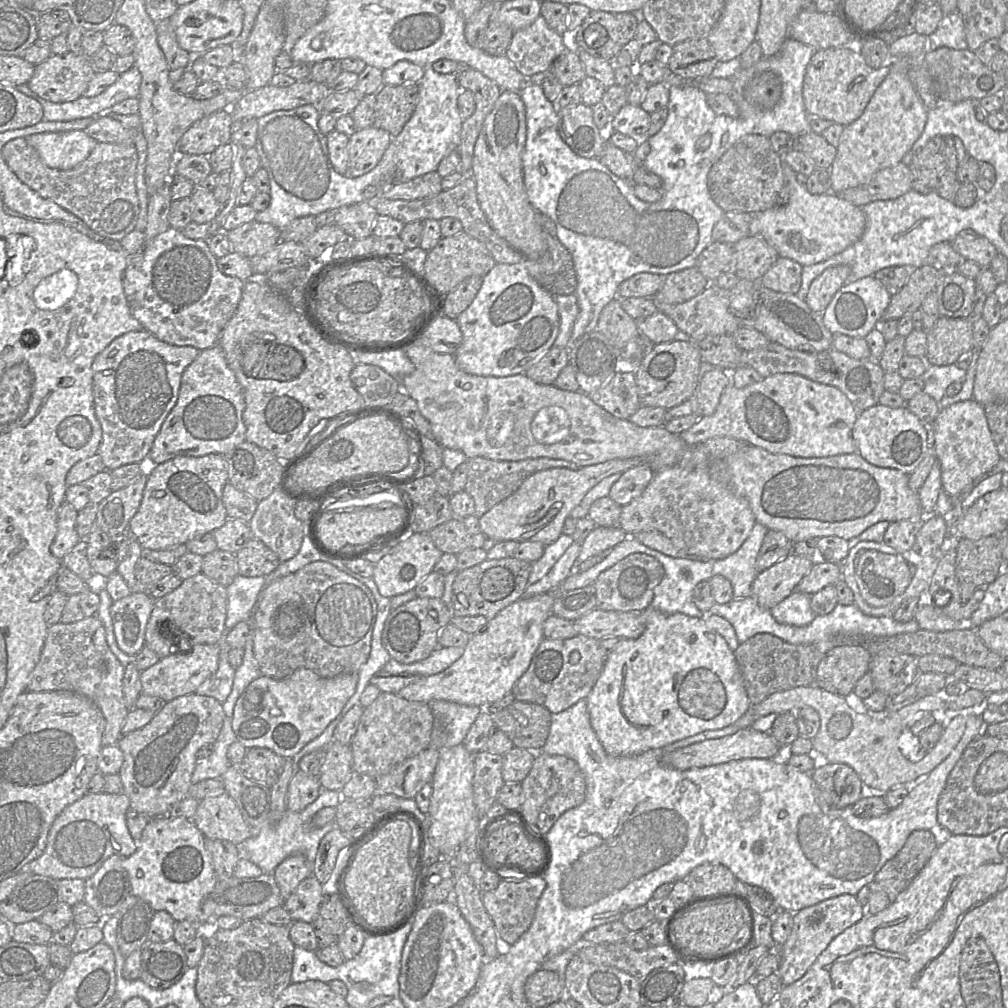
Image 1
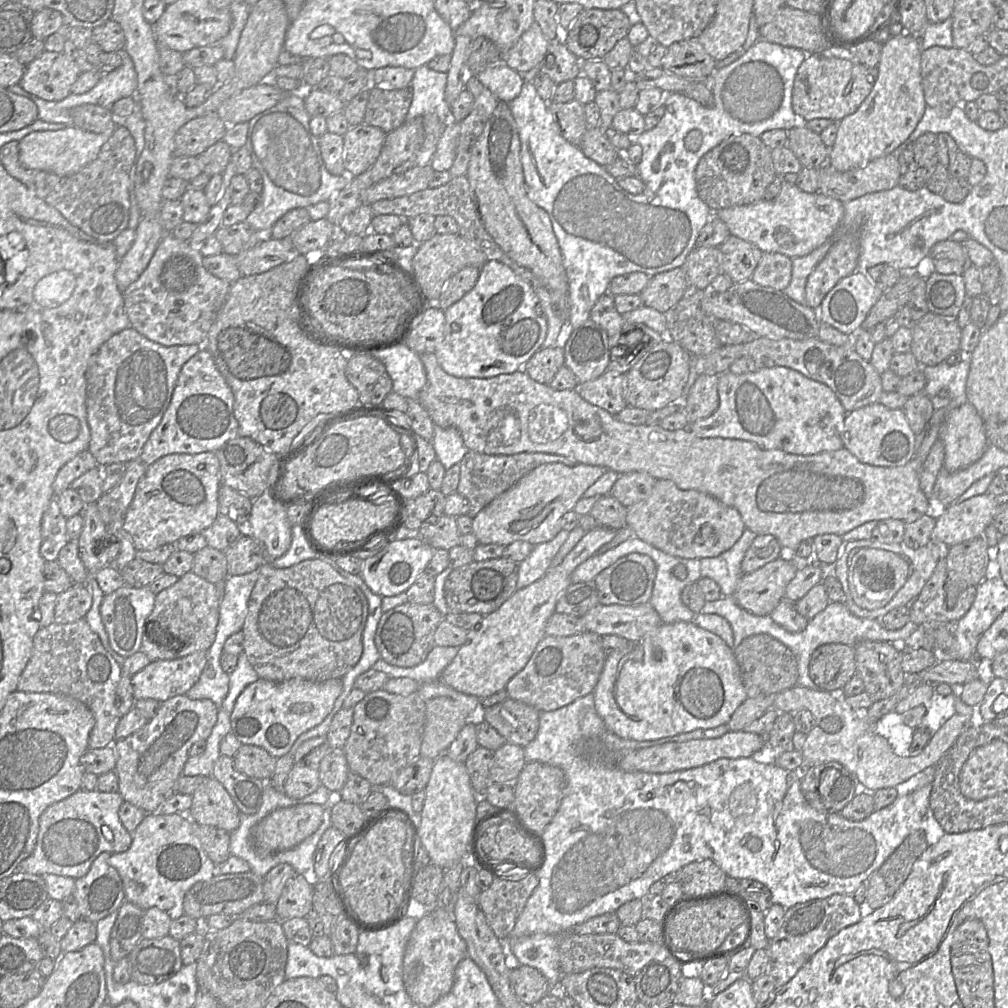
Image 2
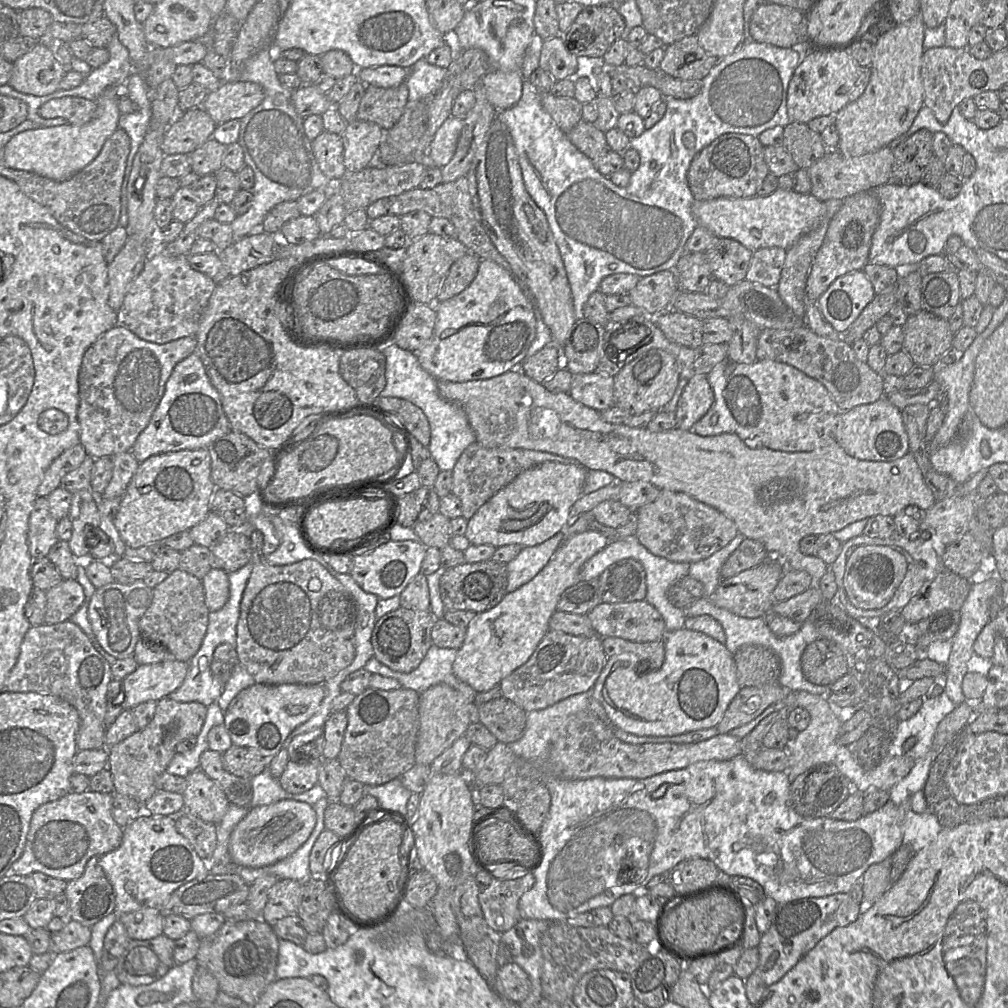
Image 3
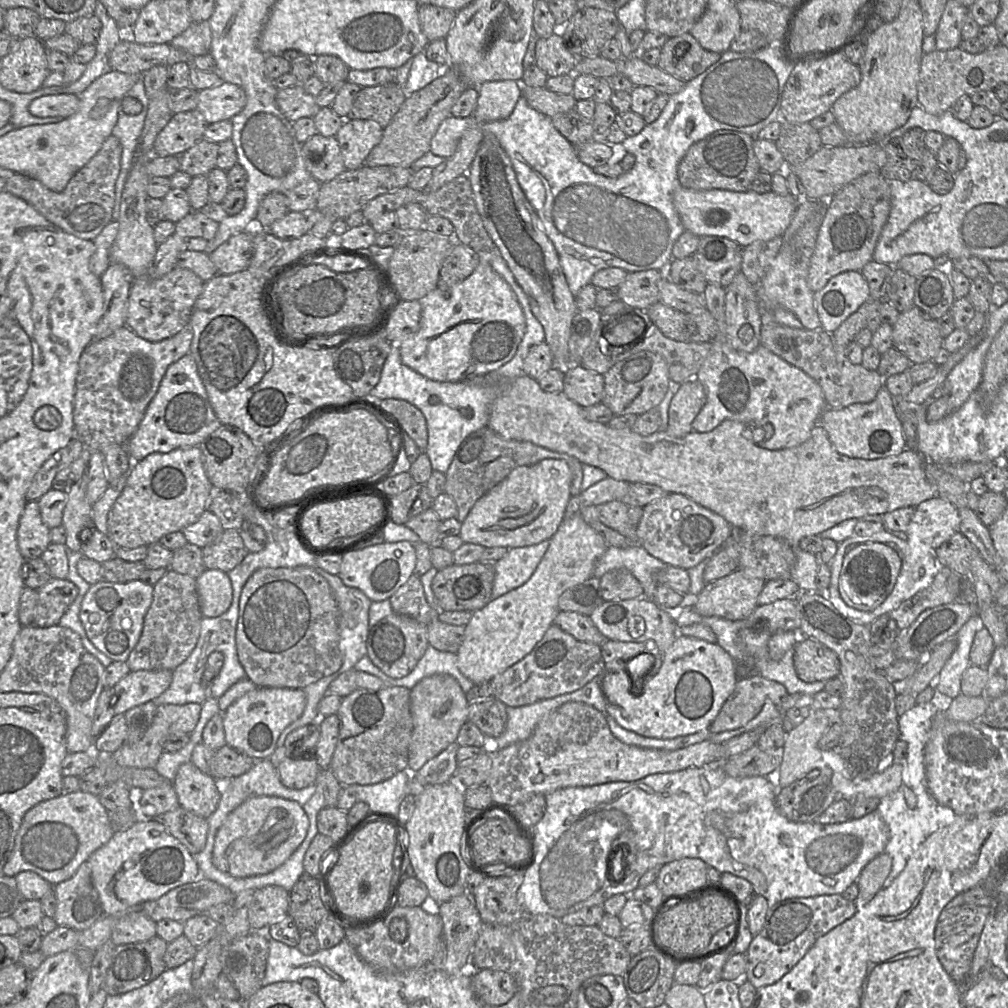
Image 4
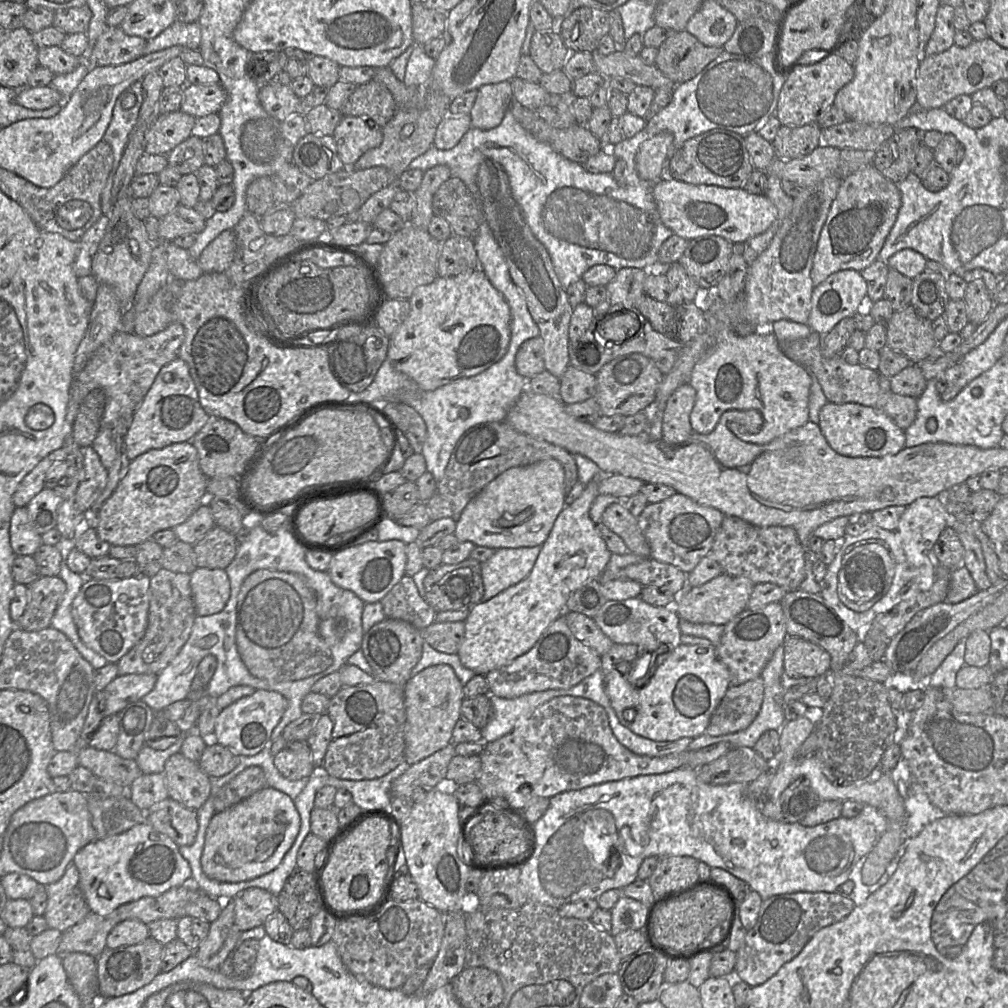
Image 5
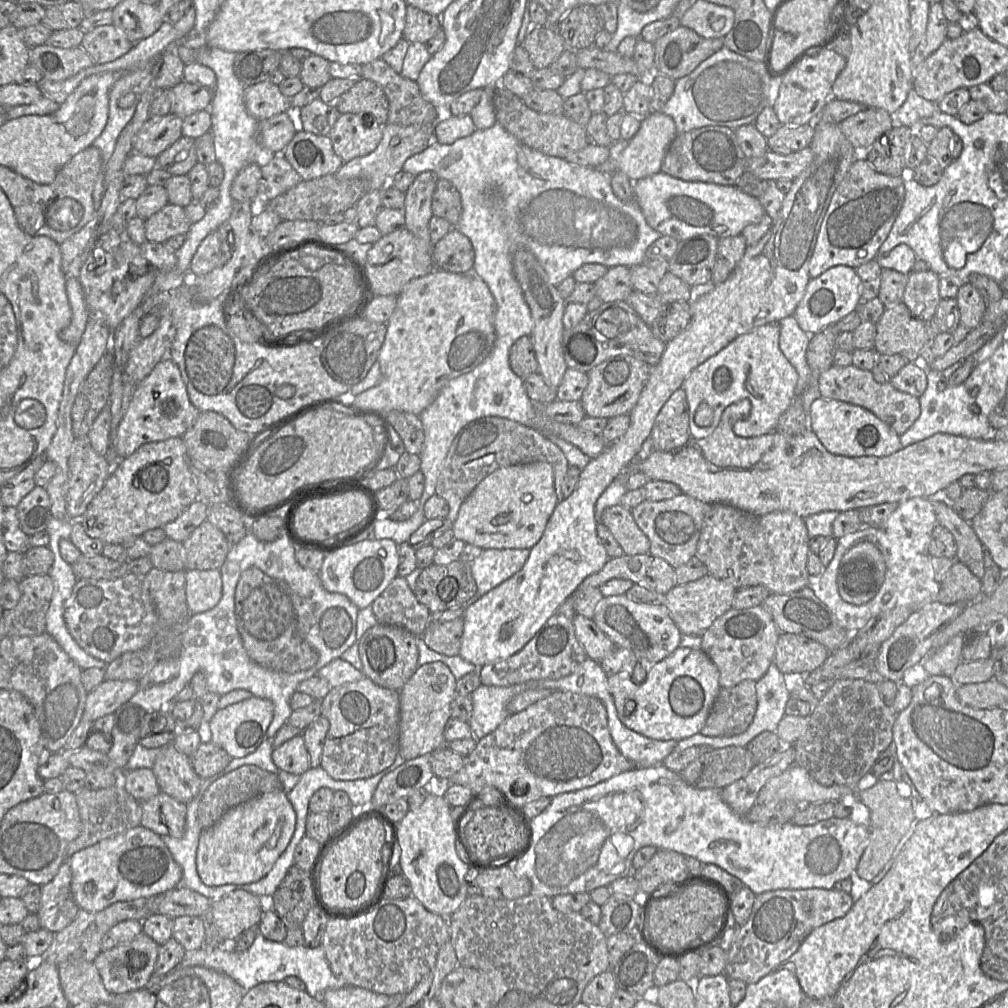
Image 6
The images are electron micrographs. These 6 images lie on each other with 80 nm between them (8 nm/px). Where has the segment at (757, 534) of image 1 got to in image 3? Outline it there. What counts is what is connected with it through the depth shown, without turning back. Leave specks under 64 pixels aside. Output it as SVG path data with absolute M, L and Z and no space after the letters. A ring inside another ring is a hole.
M737 534L726 546L713 553L711 556L690 563L689 575L697 579L703 584L704 596L710 597L716 590L722 577L720 575L721 568L728 557L739 547L745 537Z

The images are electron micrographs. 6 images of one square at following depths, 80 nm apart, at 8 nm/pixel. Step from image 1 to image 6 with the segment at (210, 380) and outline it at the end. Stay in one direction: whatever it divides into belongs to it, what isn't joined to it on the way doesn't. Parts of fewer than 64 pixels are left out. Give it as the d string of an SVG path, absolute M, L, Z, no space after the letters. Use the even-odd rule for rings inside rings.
M164 358L135 387L127 412L117 430L116 454L119 459L124 459L145 443L182 437L200 413L189 399L178 365L171 358Z

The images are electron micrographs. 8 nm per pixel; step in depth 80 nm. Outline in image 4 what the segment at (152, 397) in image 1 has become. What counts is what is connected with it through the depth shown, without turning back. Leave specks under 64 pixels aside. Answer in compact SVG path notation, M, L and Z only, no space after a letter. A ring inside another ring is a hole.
M187 325L170 338L150 342L124 326L103 339L92 341L84 349L78 362L73 421L75 437L83 443L85 449L93 452L102 451L110 445L125 446L142 421L168 367L189 353L193 337L192 327Z

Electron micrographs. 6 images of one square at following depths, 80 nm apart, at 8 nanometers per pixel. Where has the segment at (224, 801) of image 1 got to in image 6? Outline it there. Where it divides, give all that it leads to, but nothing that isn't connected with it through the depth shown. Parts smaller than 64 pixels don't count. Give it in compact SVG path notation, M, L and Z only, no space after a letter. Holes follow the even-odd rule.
M168 744L159 748L152 772L159 788L171 798L188 804L201 795L201 781L190 759Z

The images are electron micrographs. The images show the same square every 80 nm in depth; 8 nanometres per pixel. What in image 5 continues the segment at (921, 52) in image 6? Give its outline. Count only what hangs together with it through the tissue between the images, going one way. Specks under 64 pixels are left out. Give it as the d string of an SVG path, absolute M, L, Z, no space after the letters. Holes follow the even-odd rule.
M949 5L939 6L934 30L924 48L925 56L939 54L954 45L956 30L953 26L953 16L953 7Z

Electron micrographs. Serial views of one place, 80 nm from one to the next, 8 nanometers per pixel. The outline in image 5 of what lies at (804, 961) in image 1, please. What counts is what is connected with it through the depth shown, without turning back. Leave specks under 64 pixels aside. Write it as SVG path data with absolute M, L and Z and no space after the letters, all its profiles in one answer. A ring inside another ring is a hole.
M798 892L775 895L764 899L758 919L753 928L746 932L744 941L736 952L736 965L733 976L736 981L743 981L750 987L765 983L787 962L795 958L808 941L822 928L832 925L847 917L855 908L853 900L838 892Z

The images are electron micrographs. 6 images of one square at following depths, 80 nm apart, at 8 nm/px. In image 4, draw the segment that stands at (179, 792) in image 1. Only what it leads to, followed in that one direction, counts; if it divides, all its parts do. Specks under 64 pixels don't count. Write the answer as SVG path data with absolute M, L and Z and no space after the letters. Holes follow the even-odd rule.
M186 703L183 705L163 704L156 708L152 723L143 738L134 744L123 744L113 757L124 767L154 769L159 757L163 754L163 744L172 734L190 734L196 727L201 713L201 704Z

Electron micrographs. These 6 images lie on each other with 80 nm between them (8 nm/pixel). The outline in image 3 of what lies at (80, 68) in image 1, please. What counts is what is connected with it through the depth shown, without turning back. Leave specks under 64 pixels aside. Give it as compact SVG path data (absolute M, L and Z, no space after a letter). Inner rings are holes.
M37 42L31 51L13 62L12 76L7 84L18 92L34 96L45 96L59 90L59 83L67 70L55 59L52 49Z

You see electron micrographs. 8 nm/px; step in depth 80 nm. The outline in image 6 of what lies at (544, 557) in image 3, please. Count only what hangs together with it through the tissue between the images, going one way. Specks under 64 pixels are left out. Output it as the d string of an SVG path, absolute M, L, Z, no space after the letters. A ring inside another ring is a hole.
M486 549L470 562L472 576L477 585L476 594L468 604L476 602L480 597L495 588L515 573L528 559L530 549Z

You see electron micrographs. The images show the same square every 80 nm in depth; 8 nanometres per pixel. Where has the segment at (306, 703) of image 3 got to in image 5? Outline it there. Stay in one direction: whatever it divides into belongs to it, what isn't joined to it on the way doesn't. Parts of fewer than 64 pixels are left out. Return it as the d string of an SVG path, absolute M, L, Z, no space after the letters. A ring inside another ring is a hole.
M255 690L252 695L245 696L223 709L215 721L212 741L225 746L240 757L254 756L271 745L271 734L279 723L287 708L287 700L280 693L268 690Z

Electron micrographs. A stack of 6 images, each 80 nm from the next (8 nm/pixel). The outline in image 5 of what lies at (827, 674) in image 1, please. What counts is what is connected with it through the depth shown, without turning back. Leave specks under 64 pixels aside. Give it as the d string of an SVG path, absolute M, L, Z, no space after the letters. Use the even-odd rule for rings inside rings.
M798 637L784 640L783 669L792 678L814 678L831 671L831 656L820 646Z

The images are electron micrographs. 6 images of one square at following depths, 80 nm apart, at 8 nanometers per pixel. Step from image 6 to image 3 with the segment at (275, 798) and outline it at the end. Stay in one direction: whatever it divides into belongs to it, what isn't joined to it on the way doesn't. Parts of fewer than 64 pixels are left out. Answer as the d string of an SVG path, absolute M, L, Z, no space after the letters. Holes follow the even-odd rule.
M284 799L269 805L250 807L230 834L228 852L231 861L251 868L272 865L294 853L309 838L315 825L316 813L305 802Z

